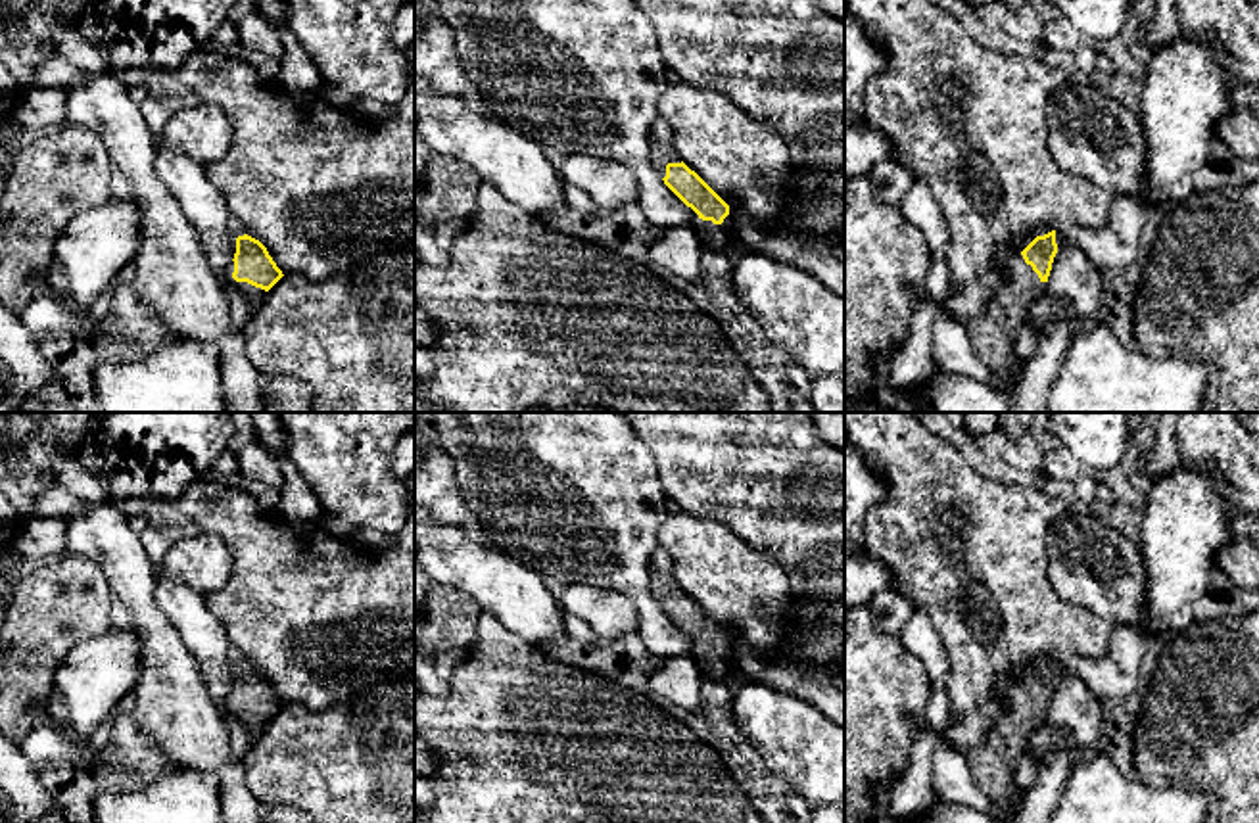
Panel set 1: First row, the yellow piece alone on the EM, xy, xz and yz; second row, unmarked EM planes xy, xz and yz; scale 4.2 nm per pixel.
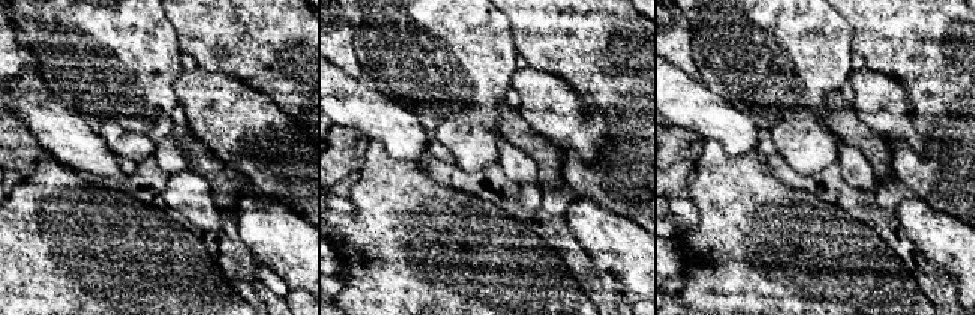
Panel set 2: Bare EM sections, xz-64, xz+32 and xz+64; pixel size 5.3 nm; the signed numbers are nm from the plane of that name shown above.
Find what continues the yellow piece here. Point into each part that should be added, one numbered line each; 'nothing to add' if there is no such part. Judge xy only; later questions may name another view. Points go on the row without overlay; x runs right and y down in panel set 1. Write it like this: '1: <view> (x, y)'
1: xy (254, 724)

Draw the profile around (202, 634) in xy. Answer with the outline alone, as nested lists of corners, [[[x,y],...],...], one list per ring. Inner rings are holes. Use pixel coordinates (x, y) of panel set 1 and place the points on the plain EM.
[[[157,579],[154,597],[196,658],[209,696],[223,704],[236,683],[236,668],[228,660],[232,647],[223,623],[207,610],[203,595],[184,583]]]

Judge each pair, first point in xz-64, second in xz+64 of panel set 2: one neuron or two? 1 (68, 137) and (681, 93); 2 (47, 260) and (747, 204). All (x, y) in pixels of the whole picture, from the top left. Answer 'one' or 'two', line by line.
1: one
2: one

